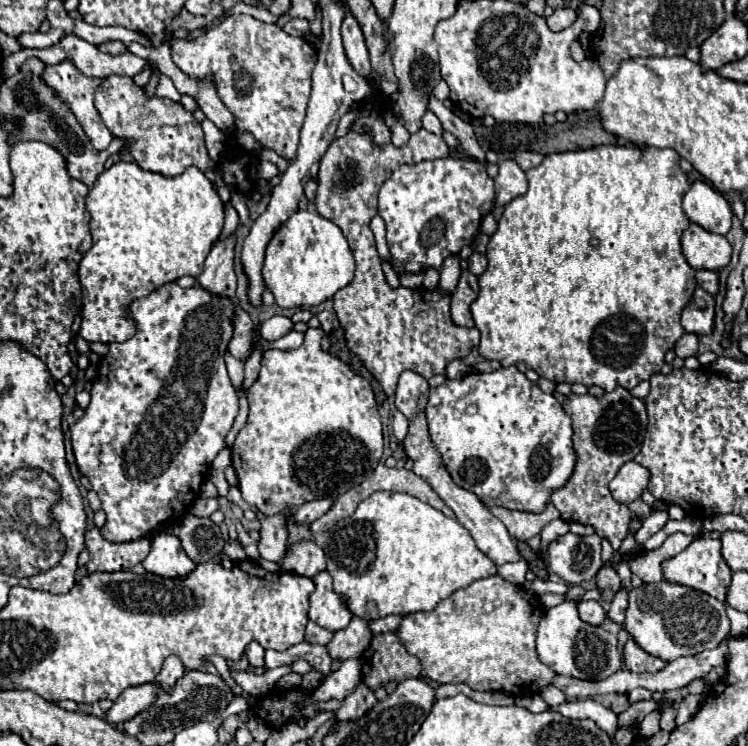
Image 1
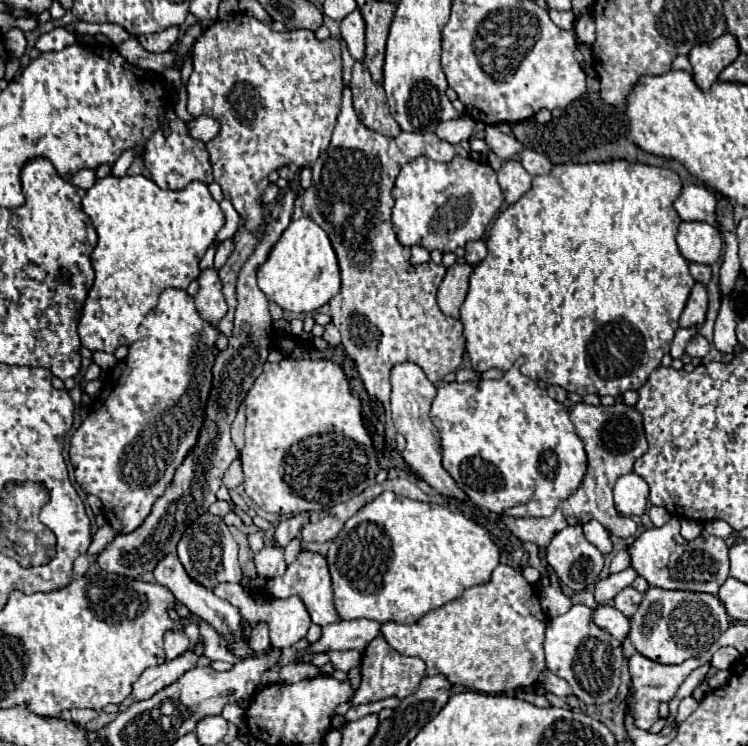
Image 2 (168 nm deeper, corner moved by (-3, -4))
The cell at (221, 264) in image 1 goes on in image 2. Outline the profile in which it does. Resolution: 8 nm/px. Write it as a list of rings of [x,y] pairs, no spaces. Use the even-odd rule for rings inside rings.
[[[209,268],[209,270],[203,270],[201,276],[199,276],[199,292],[193,296],[195,300],[195,308],[199,312],[199,316],[217,326],[219,320],[225,316],[227,312],[227,304],[225,304],[225,298],[223,298],[223,292],[221,292],[221,286],[219,286],[219,276],[217,276],[217,270]]]

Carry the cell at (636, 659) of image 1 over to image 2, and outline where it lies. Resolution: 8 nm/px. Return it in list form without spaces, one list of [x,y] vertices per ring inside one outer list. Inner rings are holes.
[[[717,646],[709,648],[709,650],[703,654],[703,658],[699,658],[699,660],[687,660],[687,662],[683,662],[683,664],[679,664],[679,666],[663,666],[663,664],[653,662],[653,660],[649,660],[649,658],[645,658],[645,656],[641,656],[641,654],[635,652],[635,654],[629,658],[629,674],[631,674],[633,686],[635,686],[635,698],[637,698],[637,702],[635,702],[635,712],[633,712],[635,724],[637,724],[641,730],[651,728],[651,726],[659,720],[659,712],[657,712],[659,704],[661,704],[661,702],[669,702],[669,700],[677,694],[681,682],[689,676],[689,672],[695,670],[695,668],[699,668],[701,662],[711,660],[711,656],[713,656],[715,650],[717,650]]]

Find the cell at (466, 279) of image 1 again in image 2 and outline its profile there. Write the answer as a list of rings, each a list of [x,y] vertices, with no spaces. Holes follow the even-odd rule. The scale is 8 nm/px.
[[[467,262],[449,266],[437,288],[439,308],[445,314],[451,314],[453,318],[459,318],[459,306],[463,304],[463,298],[467,294],[467,282],[469,282],[471,270],[473,268]]]

